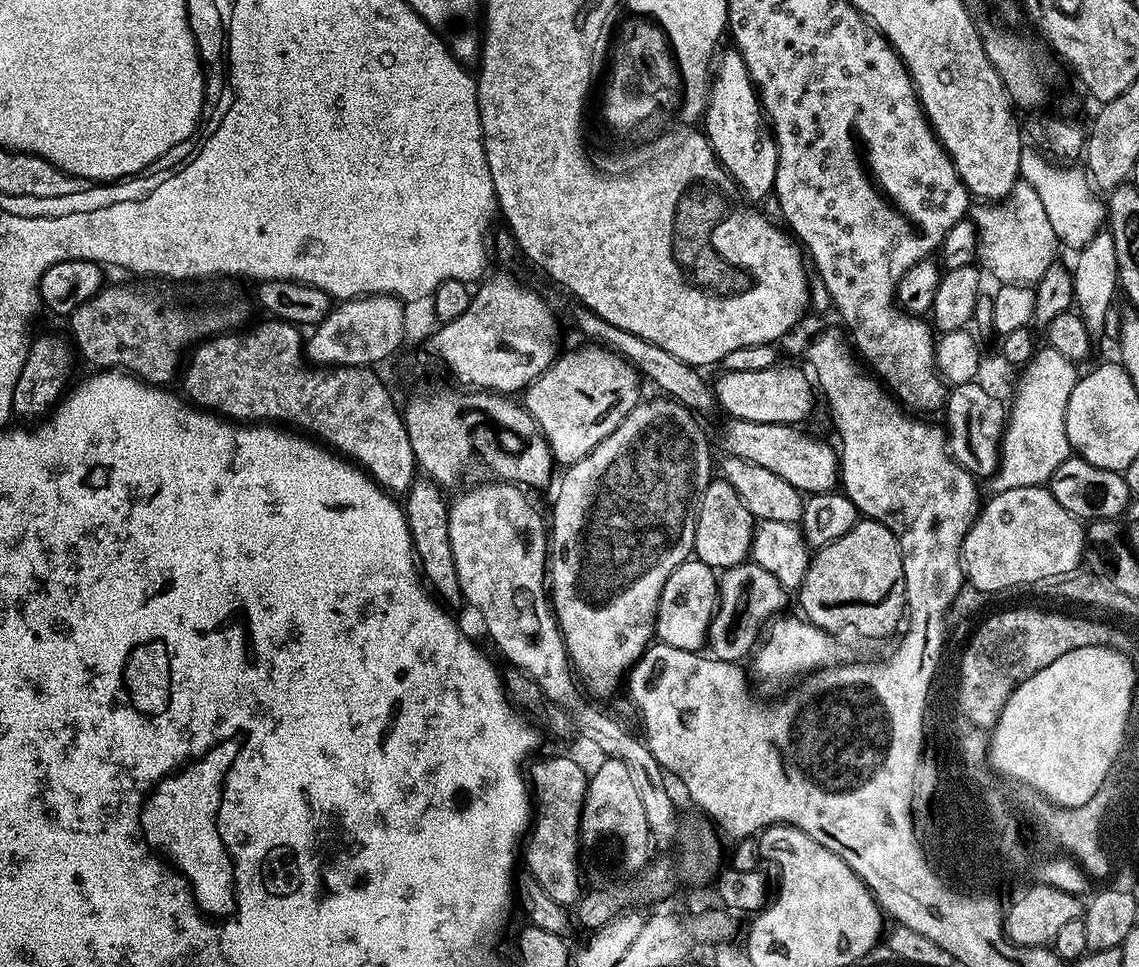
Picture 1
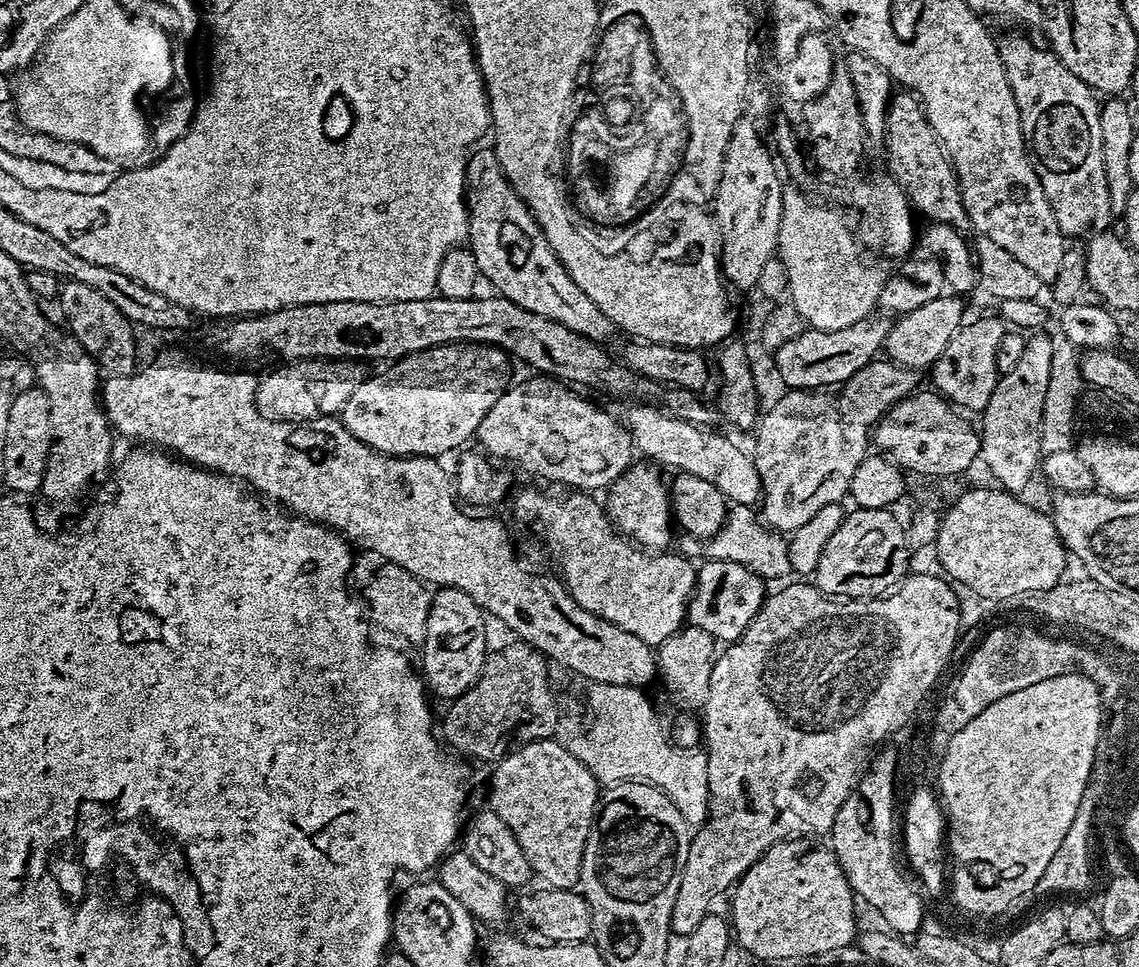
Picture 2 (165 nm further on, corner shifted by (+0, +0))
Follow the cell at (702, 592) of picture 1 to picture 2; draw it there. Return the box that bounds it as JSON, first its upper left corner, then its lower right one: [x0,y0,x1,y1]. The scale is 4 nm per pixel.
[516,488,698,646]

